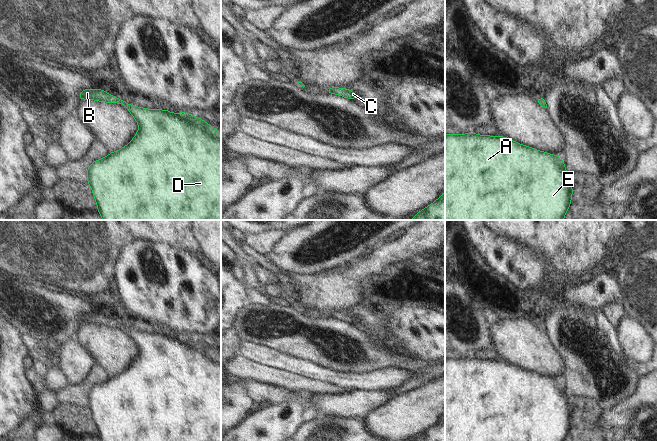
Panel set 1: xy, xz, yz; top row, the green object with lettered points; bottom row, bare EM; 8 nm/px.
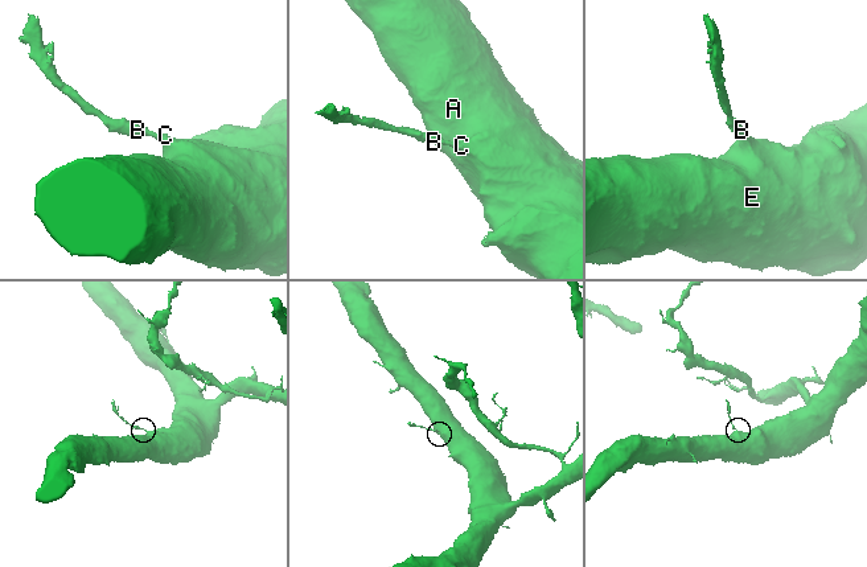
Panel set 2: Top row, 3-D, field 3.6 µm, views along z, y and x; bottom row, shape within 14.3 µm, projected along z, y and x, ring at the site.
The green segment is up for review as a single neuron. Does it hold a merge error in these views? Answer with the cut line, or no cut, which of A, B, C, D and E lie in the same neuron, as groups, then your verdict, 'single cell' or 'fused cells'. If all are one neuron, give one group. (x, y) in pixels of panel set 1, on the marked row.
cut none; groups A B C D E; single cell

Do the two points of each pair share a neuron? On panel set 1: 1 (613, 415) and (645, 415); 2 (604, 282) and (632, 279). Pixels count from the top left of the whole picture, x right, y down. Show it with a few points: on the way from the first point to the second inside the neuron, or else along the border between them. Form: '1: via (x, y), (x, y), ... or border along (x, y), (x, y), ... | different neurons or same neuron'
1: border along (646, 403), (640, 404), (634, 410), (625, 425) | different neurons
2: border along (619, 282), (622, 288), (621, 302) | different neurons

